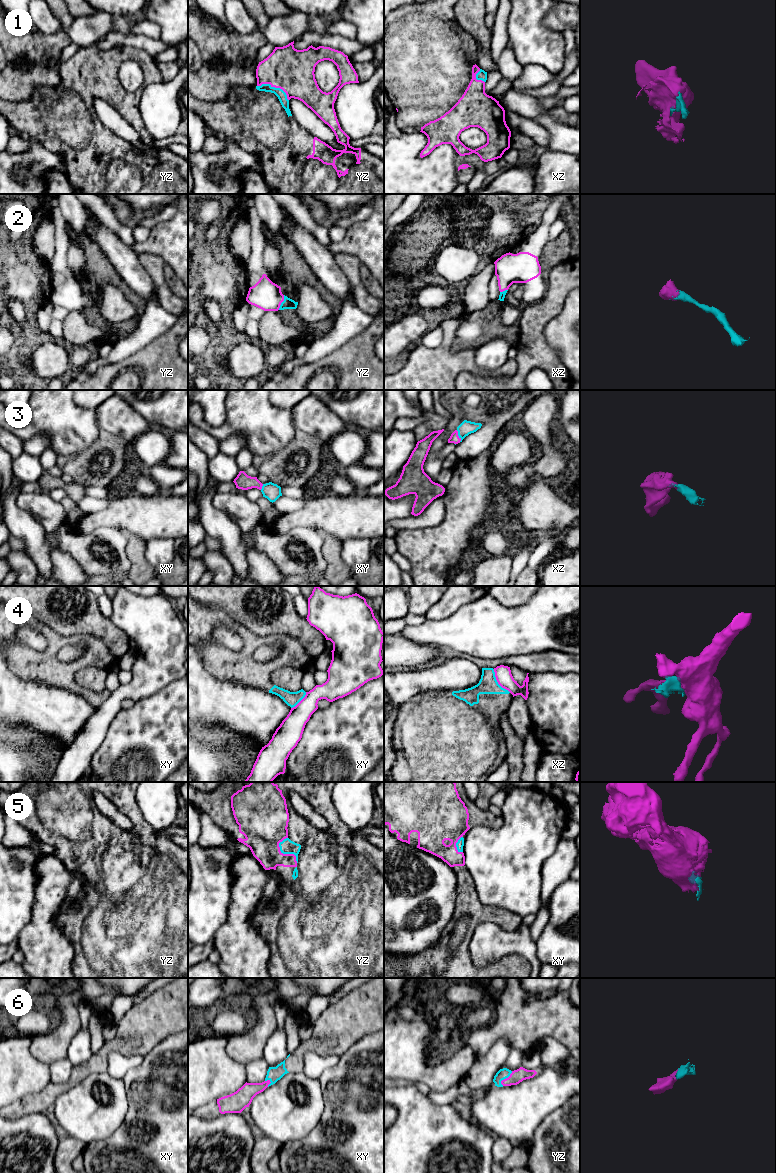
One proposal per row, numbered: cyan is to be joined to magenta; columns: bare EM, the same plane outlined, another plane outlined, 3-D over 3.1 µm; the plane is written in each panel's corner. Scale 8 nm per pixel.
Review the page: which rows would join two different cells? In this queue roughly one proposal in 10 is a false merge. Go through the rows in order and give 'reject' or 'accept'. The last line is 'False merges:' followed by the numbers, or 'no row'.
1: accept
2: accept
3: accept
4: reject
5: accept
6: accept
False merges: 4

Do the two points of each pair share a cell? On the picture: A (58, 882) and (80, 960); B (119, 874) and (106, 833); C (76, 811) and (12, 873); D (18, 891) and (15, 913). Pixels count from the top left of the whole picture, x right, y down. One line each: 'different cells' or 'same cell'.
A: different cells
B: same cell
C: different cells
D: same cell

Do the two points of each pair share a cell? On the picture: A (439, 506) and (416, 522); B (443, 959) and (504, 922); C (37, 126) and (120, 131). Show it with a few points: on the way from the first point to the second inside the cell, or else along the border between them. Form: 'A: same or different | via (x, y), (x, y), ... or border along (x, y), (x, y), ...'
A: same | via (433, 512), (422, 521)
B: same | via (454, 942), (478, 916), (487, 916)
C: different | border along (96, 115), (105, 126), (132, 145)

